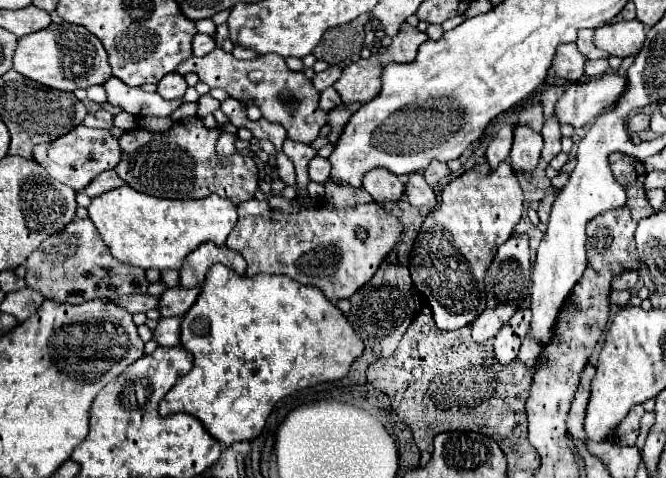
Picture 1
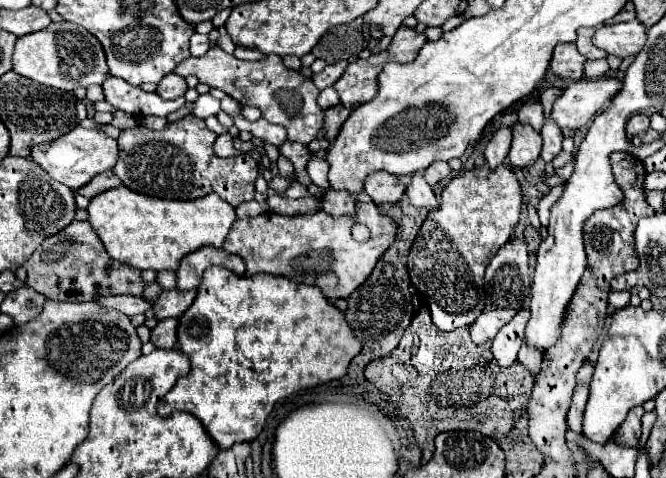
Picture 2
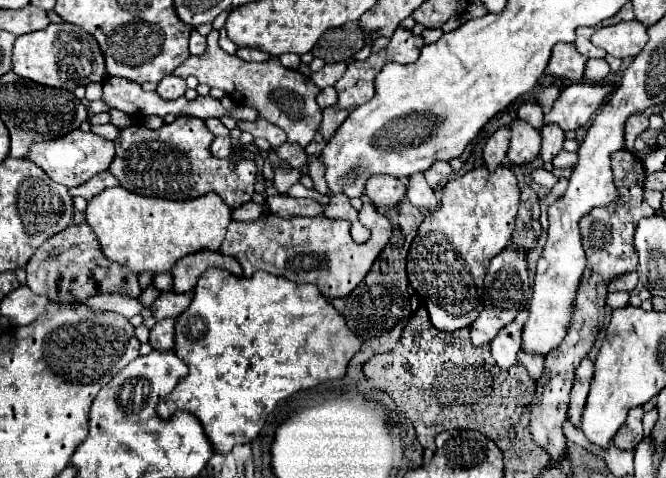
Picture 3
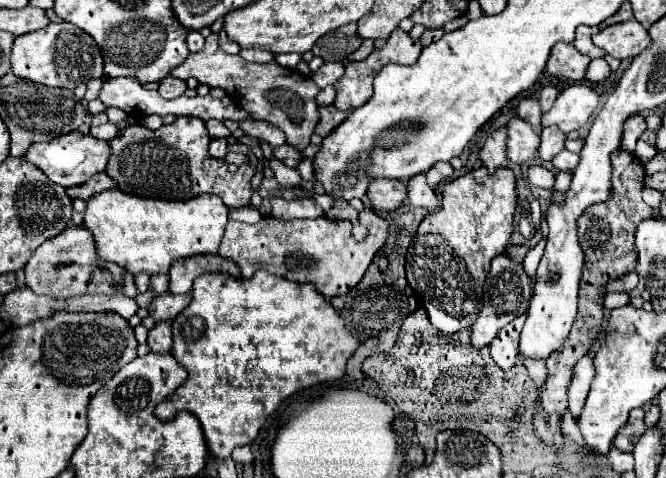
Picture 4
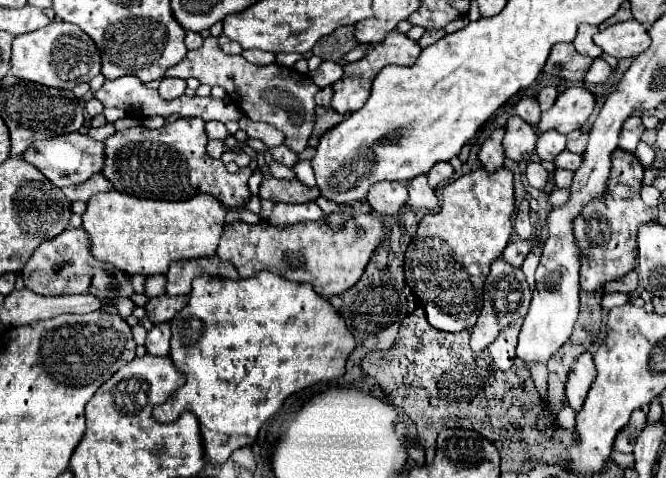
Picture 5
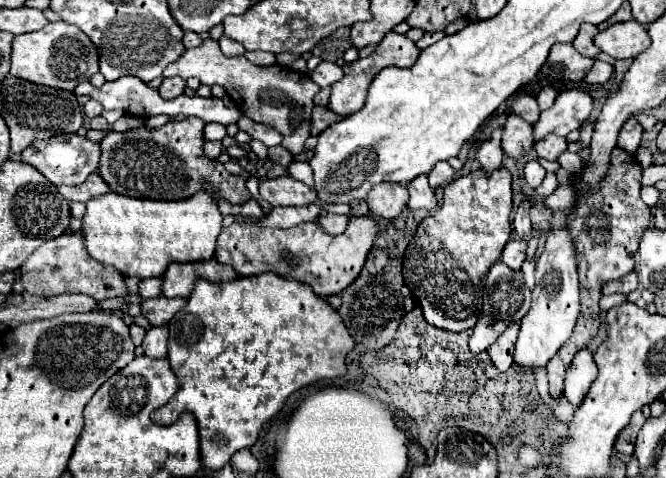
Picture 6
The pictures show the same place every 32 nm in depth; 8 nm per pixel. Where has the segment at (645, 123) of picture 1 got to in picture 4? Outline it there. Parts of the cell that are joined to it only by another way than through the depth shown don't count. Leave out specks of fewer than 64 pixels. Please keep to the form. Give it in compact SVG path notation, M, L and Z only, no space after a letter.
M636 114L636 116L630 116L624 124L624 136L622 136L622 148L628 150L628 152L634 152L634 146L636 146L636 140L640 138L640 134L646 130L646 120L644 116Z

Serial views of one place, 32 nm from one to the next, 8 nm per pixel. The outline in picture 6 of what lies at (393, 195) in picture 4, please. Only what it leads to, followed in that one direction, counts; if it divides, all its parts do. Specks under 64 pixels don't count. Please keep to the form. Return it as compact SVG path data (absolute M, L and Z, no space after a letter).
M380 182L368 192L366 204L372 216L392 220L406 208L408 190L398 182Z

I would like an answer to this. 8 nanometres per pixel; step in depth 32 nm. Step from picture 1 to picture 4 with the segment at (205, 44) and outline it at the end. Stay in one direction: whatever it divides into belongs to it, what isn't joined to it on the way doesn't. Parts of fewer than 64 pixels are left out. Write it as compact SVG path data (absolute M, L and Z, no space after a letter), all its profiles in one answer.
M190 30L190 34L188 34L188 48L190 48L190 52L200 52L202 48L204 48L204 36L200 34L200 32L196 32L196 30Z

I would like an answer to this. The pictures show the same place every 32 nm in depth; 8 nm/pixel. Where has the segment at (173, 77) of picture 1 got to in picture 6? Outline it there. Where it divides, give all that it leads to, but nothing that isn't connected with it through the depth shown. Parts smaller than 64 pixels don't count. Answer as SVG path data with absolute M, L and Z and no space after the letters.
M164 78L158 92L160 92L162 98L170 100L170 98L180 96L184 92L184 88L186 88L186 82L182 78Z

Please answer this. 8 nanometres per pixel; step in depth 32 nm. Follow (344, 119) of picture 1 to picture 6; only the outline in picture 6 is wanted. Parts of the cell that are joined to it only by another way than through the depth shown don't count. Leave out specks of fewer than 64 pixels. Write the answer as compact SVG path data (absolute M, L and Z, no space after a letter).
M314 106L314 112L312 112L312 136L318 136L328 126L332 126L332 124L336 124L340 120L342 120L342 116L334 114L330 108L326 108L326 106Z

